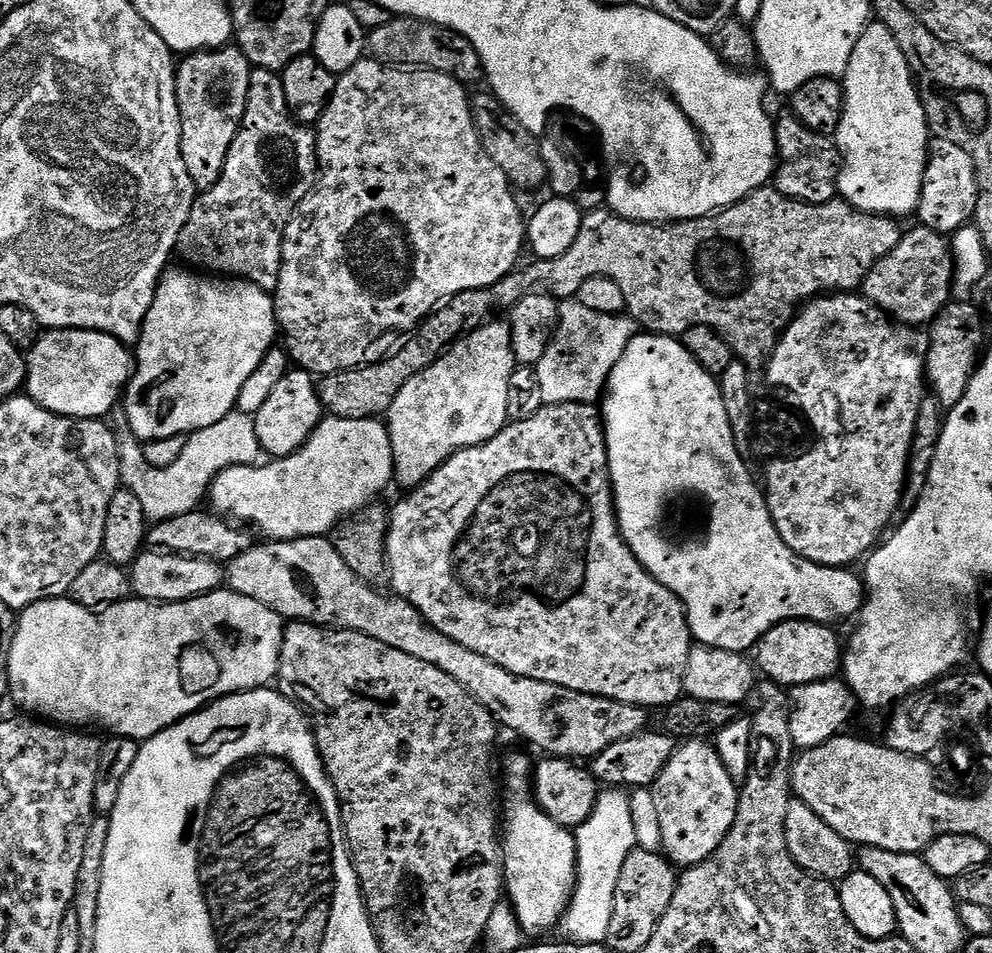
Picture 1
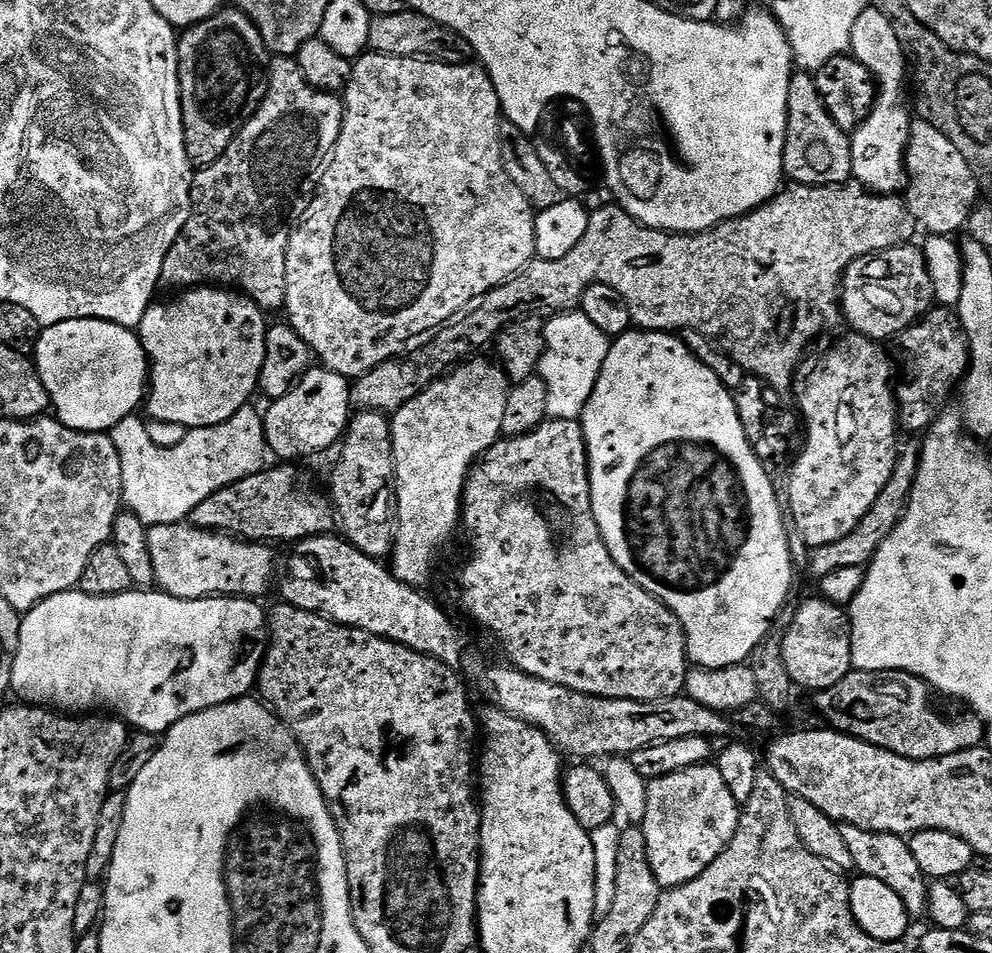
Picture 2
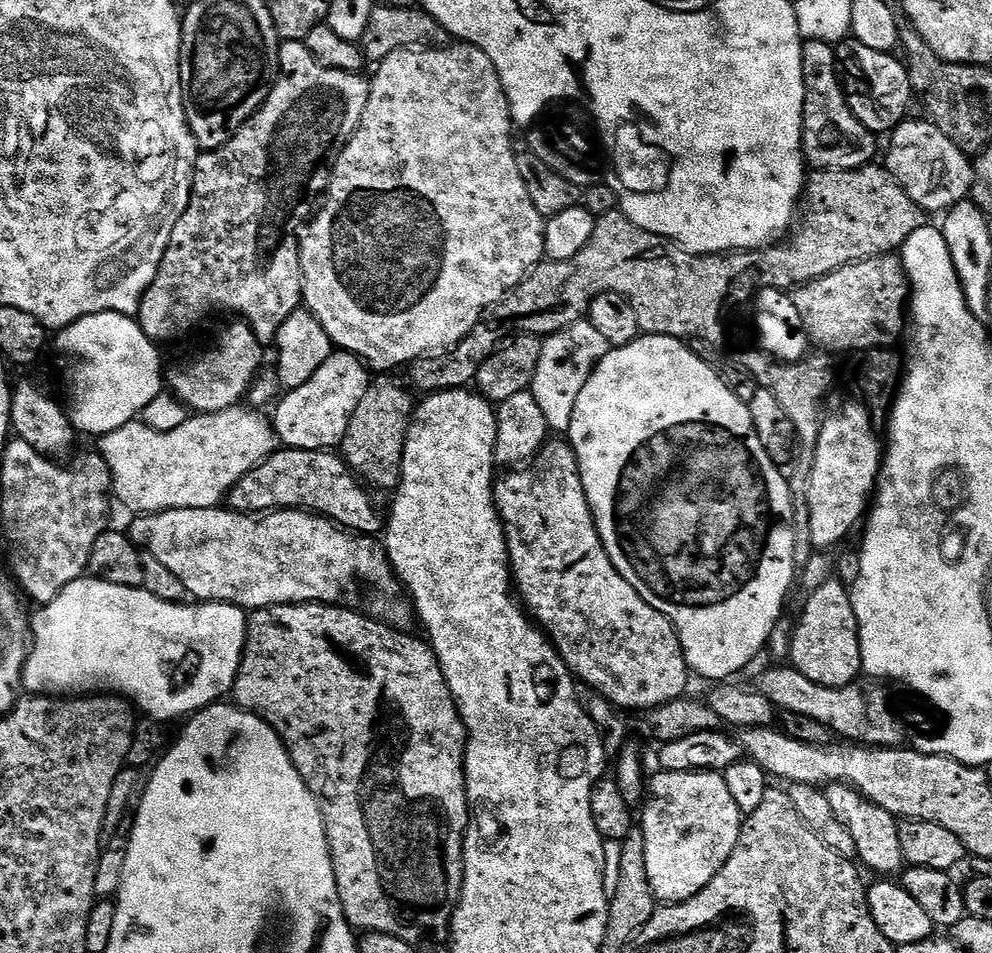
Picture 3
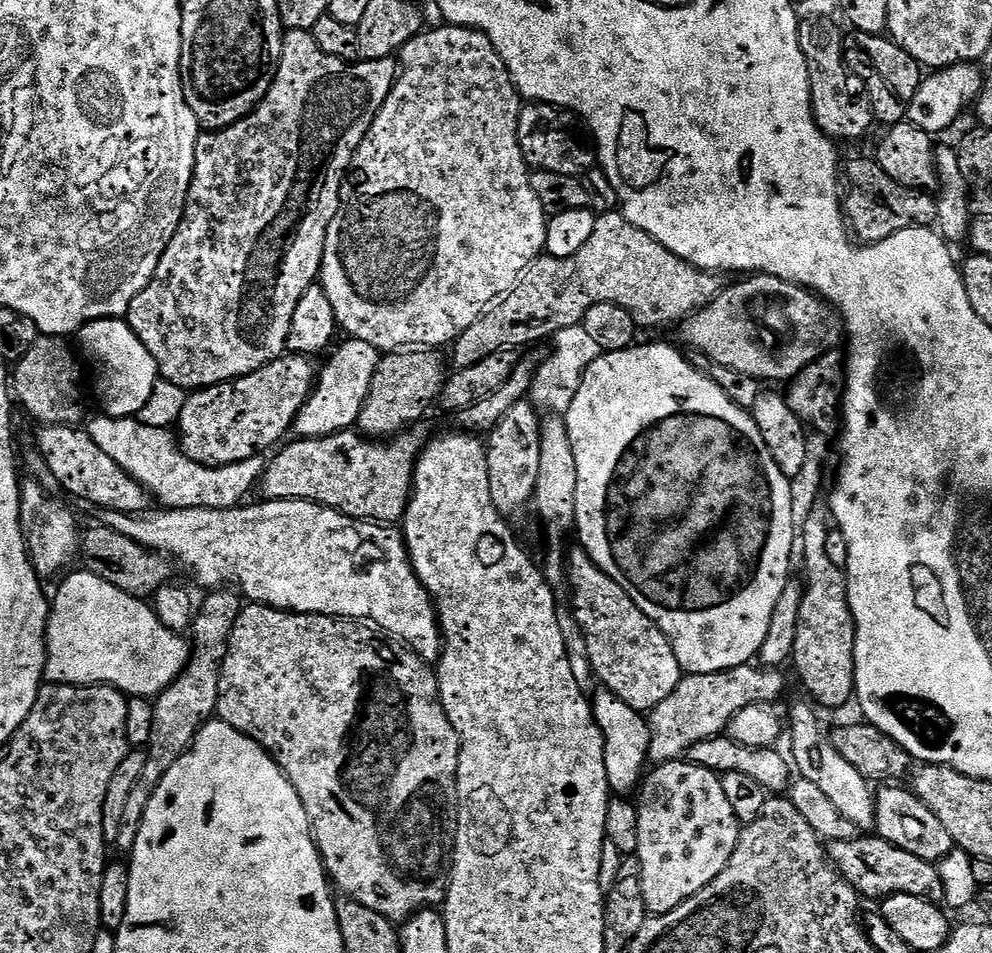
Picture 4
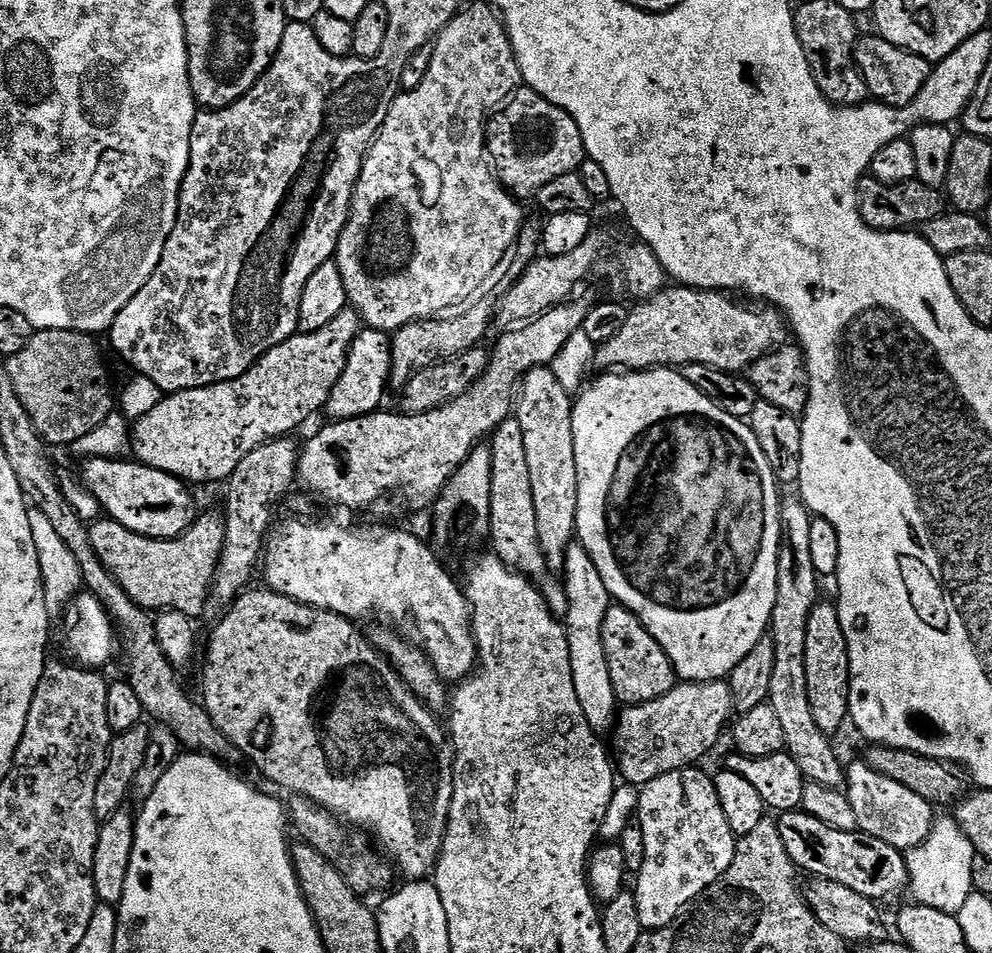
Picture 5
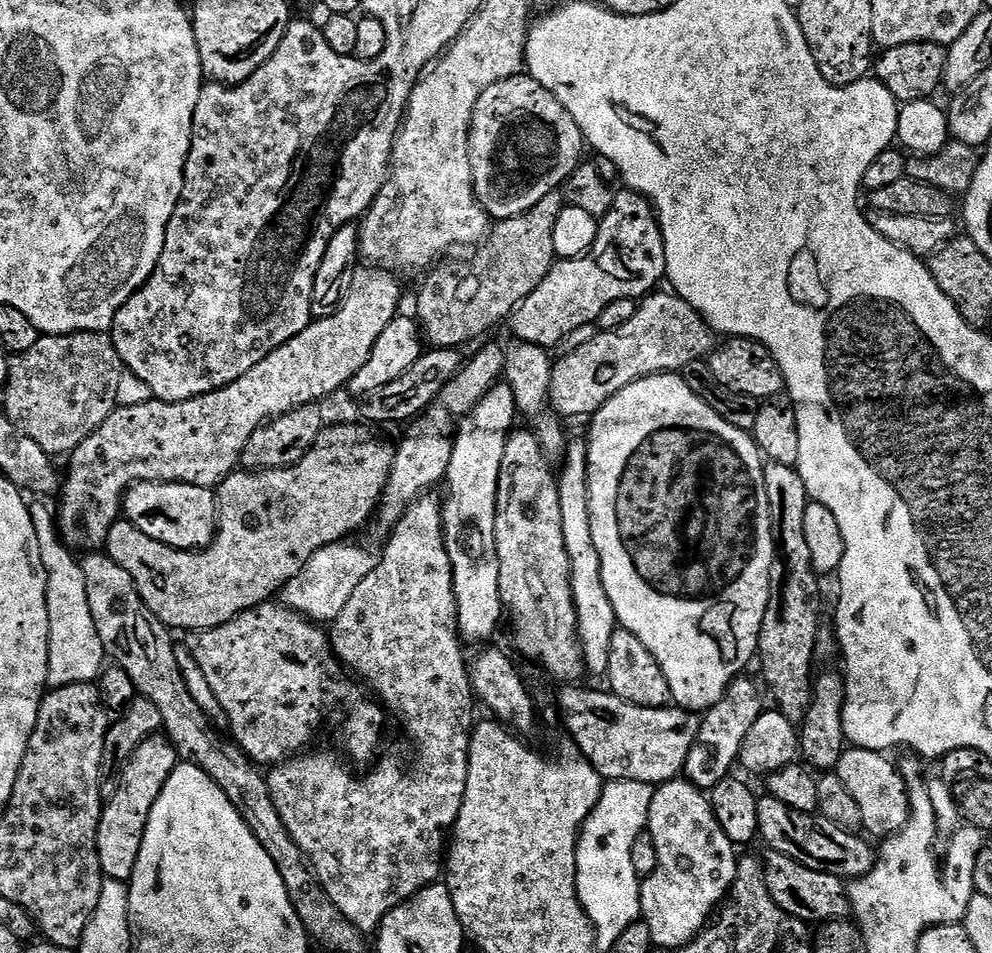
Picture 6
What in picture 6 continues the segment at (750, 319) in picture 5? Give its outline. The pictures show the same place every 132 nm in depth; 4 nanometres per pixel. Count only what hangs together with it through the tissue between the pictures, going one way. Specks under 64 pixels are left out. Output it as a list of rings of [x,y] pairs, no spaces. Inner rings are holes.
[[[653,291],[639,301],[634,318],[626,326],[609,332],[597,331],[596,336],[582,341],[573,352],[553,363],[548,394],[552,412],[560,418],[591,418],[618,390],[643,376],[676,374],[690,362],[707,357],[714,347],[714,333],[708,323],[681,296],[660,291]]]

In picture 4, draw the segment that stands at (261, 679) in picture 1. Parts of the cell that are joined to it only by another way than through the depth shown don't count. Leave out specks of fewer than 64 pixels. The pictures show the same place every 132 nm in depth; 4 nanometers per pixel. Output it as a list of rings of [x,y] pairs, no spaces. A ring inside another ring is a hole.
[[[77,570],[64,580],[64,585],[50,600],[48,614],[48,661],[44,674],[49,684],[109,684],[125,696],[155,698],[164,692],[182,674],[188,665],[190,644],[181,633],[172,632],[158,622],[151,603],[141,597],[131,596],[118,586],[110,586],[92,572]]]

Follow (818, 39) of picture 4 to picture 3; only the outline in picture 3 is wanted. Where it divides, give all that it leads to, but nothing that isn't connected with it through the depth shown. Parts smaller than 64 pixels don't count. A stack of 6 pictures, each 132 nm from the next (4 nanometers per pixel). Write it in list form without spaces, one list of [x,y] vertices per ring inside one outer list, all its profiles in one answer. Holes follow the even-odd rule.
[[[804,40],[802,50],[802,82],[804,83],[804,117],[802,118],[801,149],[807,167],[822,172],[834,170],[854,170],[865,168],[873,163],[876,157],[877,133],[871,132],[854,114],[848,105],[845,85],[842,83],[841,73],[836,62],[836,48],[821,40]]]

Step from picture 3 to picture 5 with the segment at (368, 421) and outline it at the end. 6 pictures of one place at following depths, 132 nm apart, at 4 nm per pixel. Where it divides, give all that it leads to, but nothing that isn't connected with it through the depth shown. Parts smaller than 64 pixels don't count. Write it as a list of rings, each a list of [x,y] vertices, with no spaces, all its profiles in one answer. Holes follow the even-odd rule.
[[[473,303],[469,312],[461,316],[449,315],[447,318],[433,318],[430,320],[415,320],[412,324],[402,326],[391,337],[392,341],[392,365],[390,366],[389,385],[396,390],[402,390],[426,366],[442,364],[444,361],[454,358],[463,352],[469,352],[471,348],[481,347],[485,343],[484,335],[494,324],[494,312],[484,304]]]

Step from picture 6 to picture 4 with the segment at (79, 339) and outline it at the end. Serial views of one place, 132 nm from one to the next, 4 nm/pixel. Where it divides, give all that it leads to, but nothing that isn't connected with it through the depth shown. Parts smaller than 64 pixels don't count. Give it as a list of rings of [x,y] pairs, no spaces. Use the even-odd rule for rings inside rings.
[[[42,334],[41,336],[39,336],[39,338],[36,339],[36,341],[34,342],[34,346],[30,346],[29,352],[27,352],[24,357],[21,358],[21,360],[15,361],[14,371],[10,376],[10,384],[14,389],[15,399],[18,401],[19,407],[21,404],[21,406],[24,407],[25,410],[28,411],[29,414],[37,420],[37,425],[47,426],[50,424],[57,424],[58,426],[66,426],[67,428],[70,428],[73,426],[80,426],[85,423],[86,417],[84,418],[84,388],[82,385],[80,385],[80,364],[78,361],[76,361],[77,353],[74,351],[74,348],[74,353],[72,353],[72,348],[70,345],[68,345],[68,343],[69,341],[65,339],[65,337],[45,336]]]

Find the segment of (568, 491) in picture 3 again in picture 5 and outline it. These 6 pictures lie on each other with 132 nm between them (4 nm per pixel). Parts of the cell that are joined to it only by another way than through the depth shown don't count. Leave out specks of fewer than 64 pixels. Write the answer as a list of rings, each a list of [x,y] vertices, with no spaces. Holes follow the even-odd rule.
[[[623,606],[609,608],[602,622],[602,646],[606,650],[606,666],[610,666],[610,682],[614,682],[614,694],[621,705],[654,702],[654,698],[662,698],[676,687],[678,677],[666,650],[658,646],[650,630],[642,626],[630,609]]]

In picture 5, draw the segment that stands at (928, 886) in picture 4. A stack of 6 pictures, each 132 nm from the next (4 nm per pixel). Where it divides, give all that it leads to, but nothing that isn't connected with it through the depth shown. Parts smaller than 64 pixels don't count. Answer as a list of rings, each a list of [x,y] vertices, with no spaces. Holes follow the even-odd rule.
[[[802,810],[783,813],[778,823],[786,852],[801,873],[809,872],[809,877],[850,886],[850,890],[866,894],[866,898],[877,902],[883,901],[883,896],[905,891],[908,883],[905,853],[899,852],[894,846],[886,846],[882,838],[874,838],[859,830],[834,830],[826,826],[826,822],[818,822],[818,818],[810,818],[810,814]]]

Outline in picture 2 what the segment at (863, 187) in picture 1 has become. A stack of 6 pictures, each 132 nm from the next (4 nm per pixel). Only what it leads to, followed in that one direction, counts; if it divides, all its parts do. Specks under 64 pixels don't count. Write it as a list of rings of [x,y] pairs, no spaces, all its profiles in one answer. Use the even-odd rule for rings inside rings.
[[[864,7],[858,14],[858,22],[854,22],[854,30],[850,34],[852,43],[850,52],[876,80],[878,95],[872,113],[860,121],[851,133],[852,138],[852,175],[855,183],[863,184],[870,192],[896,194],[905,187],[906,173],[904,155],[908,149],[908,130],[910,108],[904,105],[904,80],[906,84],[906,61],[904,51],[898,42],[898,34],[894,34],[894,26],[886,14],[879,10]]]

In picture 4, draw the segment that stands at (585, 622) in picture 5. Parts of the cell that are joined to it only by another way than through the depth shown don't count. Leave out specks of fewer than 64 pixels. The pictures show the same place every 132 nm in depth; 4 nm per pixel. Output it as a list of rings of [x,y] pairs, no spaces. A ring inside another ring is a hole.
[[[607,690],[597,691],[591,697],[590,703],[604,739],[606,782],[609,793],[620,798],[631,797],[639,789],[650,764],[648,747],[652,741],[652,732],[648,729],[648,720],[641,713],[626,706],[622,698],[618,698],[613,692]]]

